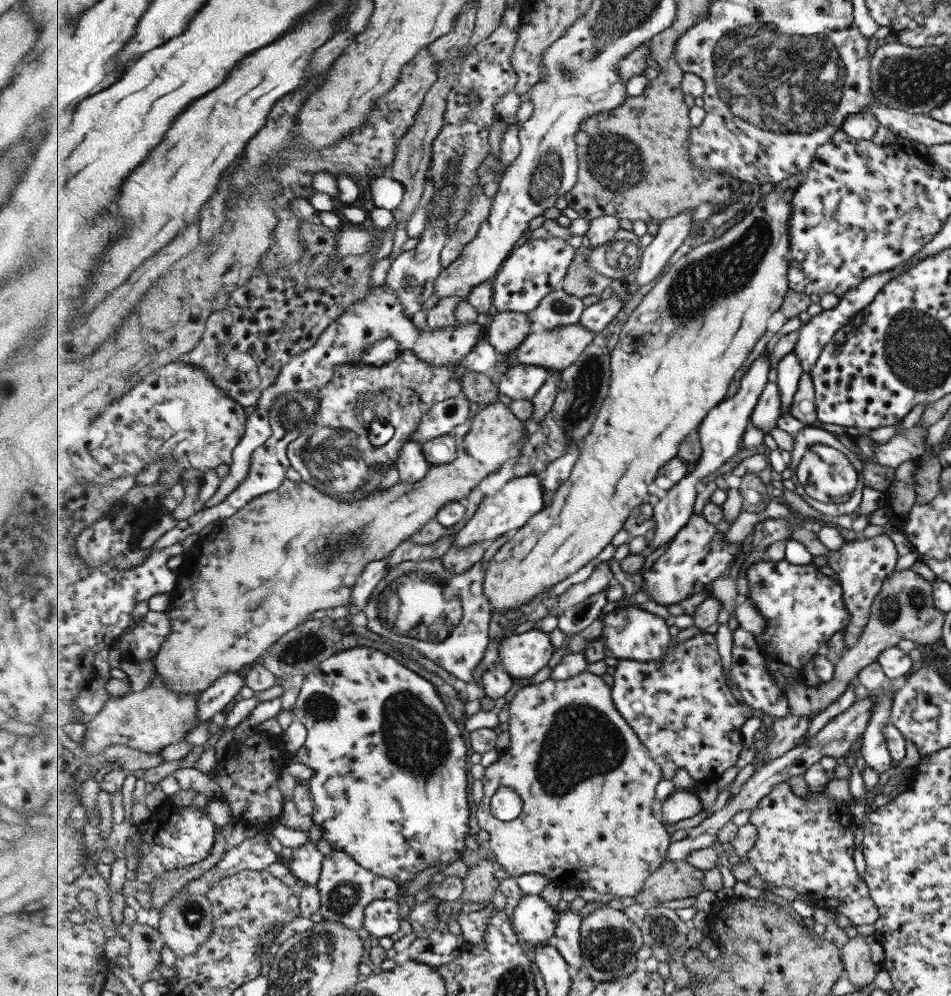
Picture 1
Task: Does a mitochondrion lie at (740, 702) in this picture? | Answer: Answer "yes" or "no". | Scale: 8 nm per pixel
no

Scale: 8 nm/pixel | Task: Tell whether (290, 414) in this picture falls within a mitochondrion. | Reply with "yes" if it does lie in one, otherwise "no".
yes

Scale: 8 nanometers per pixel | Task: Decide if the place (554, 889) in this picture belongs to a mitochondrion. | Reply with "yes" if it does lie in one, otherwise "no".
no

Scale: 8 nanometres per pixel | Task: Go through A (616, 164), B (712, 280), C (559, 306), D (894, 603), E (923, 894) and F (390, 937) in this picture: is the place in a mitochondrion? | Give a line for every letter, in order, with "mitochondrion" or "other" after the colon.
A: mitochondrion
B: mitochondrion
C: mitochondrion
D: mitochondrion
E: other
F: other

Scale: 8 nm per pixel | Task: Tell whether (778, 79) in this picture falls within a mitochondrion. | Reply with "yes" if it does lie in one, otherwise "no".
yes

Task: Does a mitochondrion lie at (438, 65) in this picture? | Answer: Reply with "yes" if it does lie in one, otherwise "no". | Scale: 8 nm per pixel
no

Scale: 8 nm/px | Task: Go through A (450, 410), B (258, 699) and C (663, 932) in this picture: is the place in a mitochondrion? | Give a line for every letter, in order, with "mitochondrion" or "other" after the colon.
A: other
B: other
C: mitochondrion

